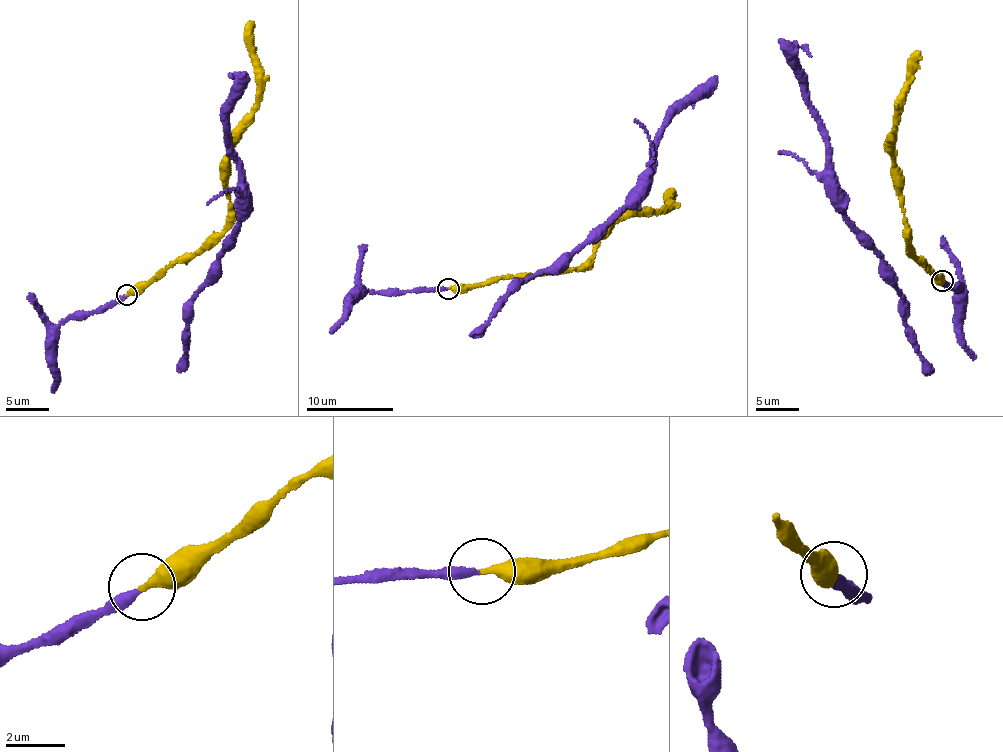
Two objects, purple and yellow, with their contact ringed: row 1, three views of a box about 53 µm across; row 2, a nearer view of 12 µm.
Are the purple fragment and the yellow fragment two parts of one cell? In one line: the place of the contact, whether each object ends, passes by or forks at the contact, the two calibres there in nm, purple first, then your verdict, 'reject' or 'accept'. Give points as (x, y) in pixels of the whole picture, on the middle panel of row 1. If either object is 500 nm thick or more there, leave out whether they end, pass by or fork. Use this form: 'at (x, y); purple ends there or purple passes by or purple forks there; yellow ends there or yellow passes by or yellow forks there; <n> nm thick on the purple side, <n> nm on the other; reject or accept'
at (448, 289); purple ends there; yellow ends there; 320 nm thick on the purple side, 360 nm on the other; accept

